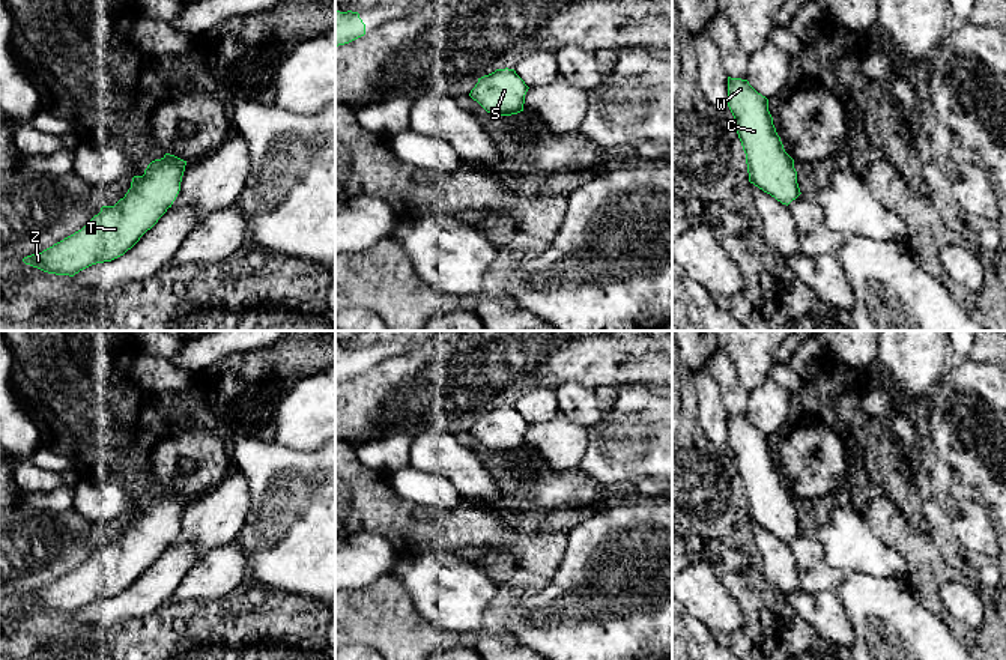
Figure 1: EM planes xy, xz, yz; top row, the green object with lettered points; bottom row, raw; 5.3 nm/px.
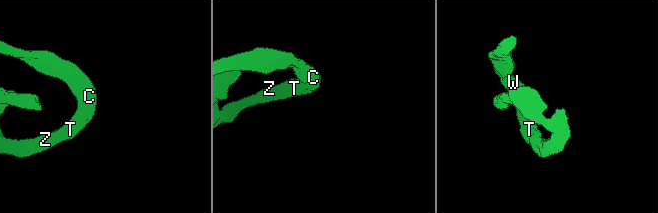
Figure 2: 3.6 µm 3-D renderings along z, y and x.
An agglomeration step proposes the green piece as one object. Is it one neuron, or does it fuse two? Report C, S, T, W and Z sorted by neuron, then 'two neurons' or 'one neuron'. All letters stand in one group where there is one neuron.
groups C S T W Z; one neuron

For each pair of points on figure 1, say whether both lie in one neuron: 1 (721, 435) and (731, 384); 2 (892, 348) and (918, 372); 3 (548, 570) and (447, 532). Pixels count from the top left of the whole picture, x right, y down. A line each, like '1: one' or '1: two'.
1: one
2: one
3: one

